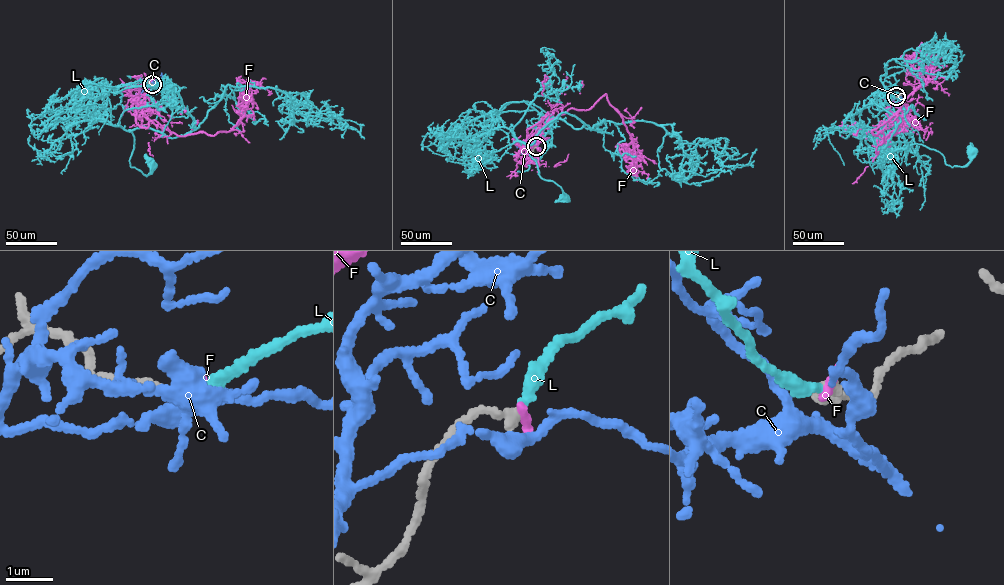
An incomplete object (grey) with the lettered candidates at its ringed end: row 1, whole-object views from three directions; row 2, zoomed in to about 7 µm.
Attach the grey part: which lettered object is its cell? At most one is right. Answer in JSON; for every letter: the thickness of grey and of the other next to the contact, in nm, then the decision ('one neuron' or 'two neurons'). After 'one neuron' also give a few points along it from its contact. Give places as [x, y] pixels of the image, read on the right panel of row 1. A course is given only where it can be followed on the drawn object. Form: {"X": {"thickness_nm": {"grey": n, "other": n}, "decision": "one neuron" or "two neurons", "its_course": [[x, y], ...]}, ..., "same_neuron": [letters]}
{"C": {"thickness_nm": {"grey": 200, "other": 280}, "decision": "two neurons"}, "F": {"thickness_nm": {"grey": 190, "other": 150}, "decision": "two neurons"}, "L": {"thickness_nm": {"grey": 200, "other": 280}, "decision": "one neuron", "its_course": [[896, 97], [876, 91], [868, 98], [894, 115], [884, 148], [922, 144], [952, 167], [965, 165], [973, 150]]}, "same_neuron": ["L"]}

